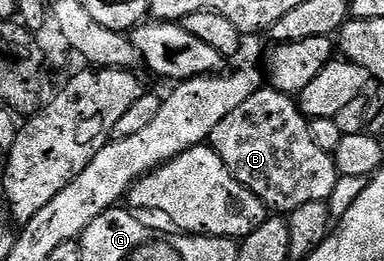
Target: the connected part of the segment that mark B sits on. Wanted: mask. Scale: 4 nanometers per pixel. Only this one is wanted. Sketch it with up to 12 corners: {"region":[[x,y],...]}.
{"region":[[259,88],[208,144],[267,209],[326,202],[339,175],[295,97]]}

